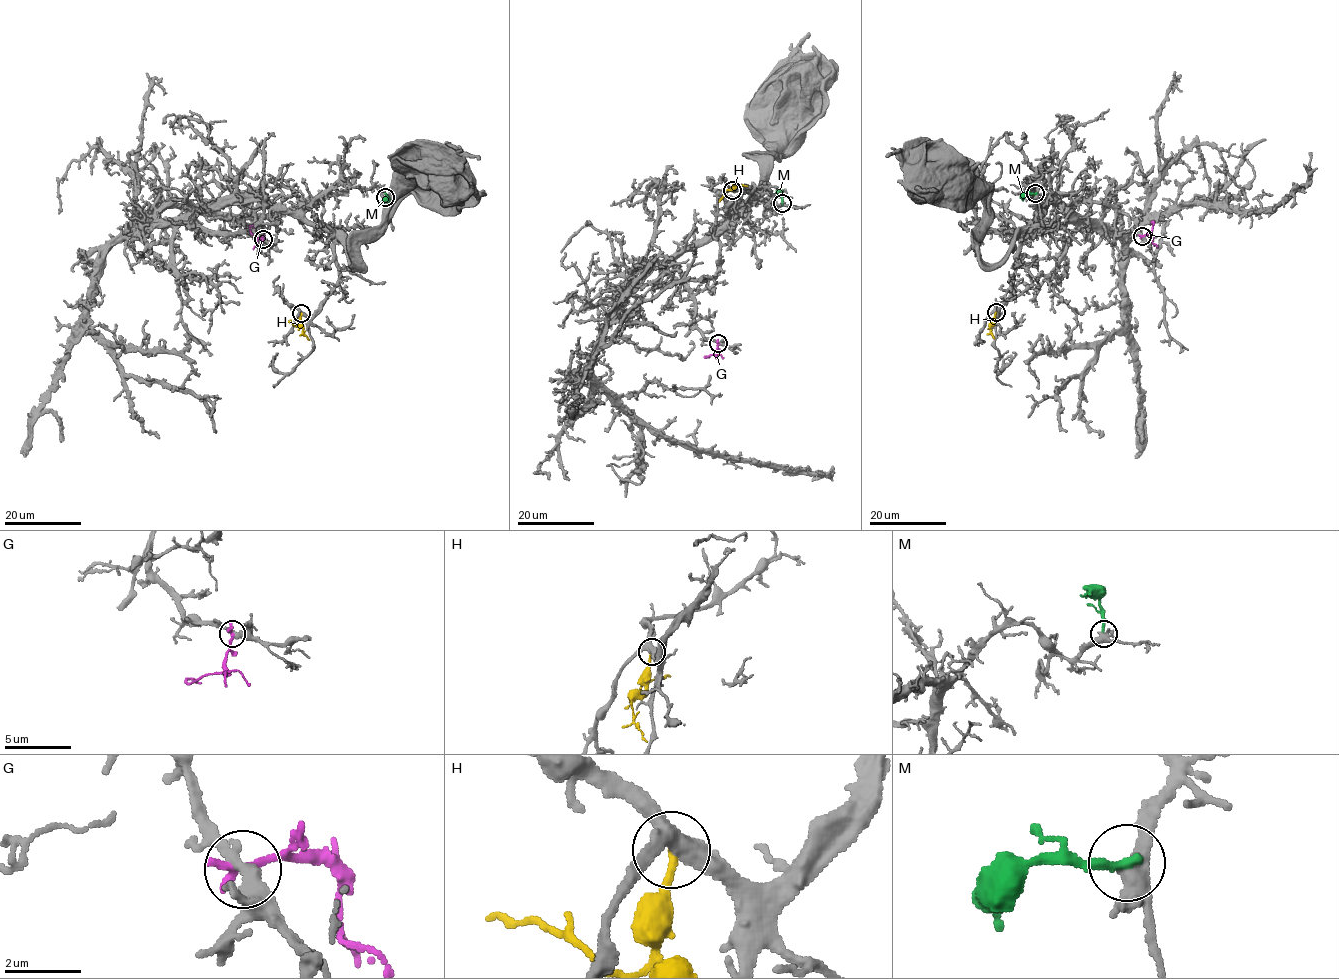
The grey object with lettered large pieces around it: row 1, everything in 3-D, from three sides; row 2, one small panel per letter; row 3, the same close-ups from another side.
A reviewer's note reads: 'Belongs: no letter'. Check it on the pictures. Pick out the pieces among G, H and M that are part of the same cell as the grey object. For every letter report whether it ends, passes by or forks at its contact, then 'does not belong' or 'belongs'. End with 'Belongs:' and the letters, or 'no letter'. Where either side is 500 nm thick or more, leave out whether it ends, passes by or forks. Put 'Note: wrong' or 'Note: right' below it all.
G: it ends; does not belong
H: it ends; does not belong
M: it ends; does not belong
Belongs: no letter
Note: right

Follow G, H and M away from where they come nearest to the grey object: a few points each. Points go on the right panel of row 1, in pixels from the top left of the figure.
G: (1142, 236), (1151, 236), (1154, 224)
H: (995, 312), (993, 325), (994, 321), (1001, 319)
M: (1036, 194), (1027, 194), (1022, 199)

